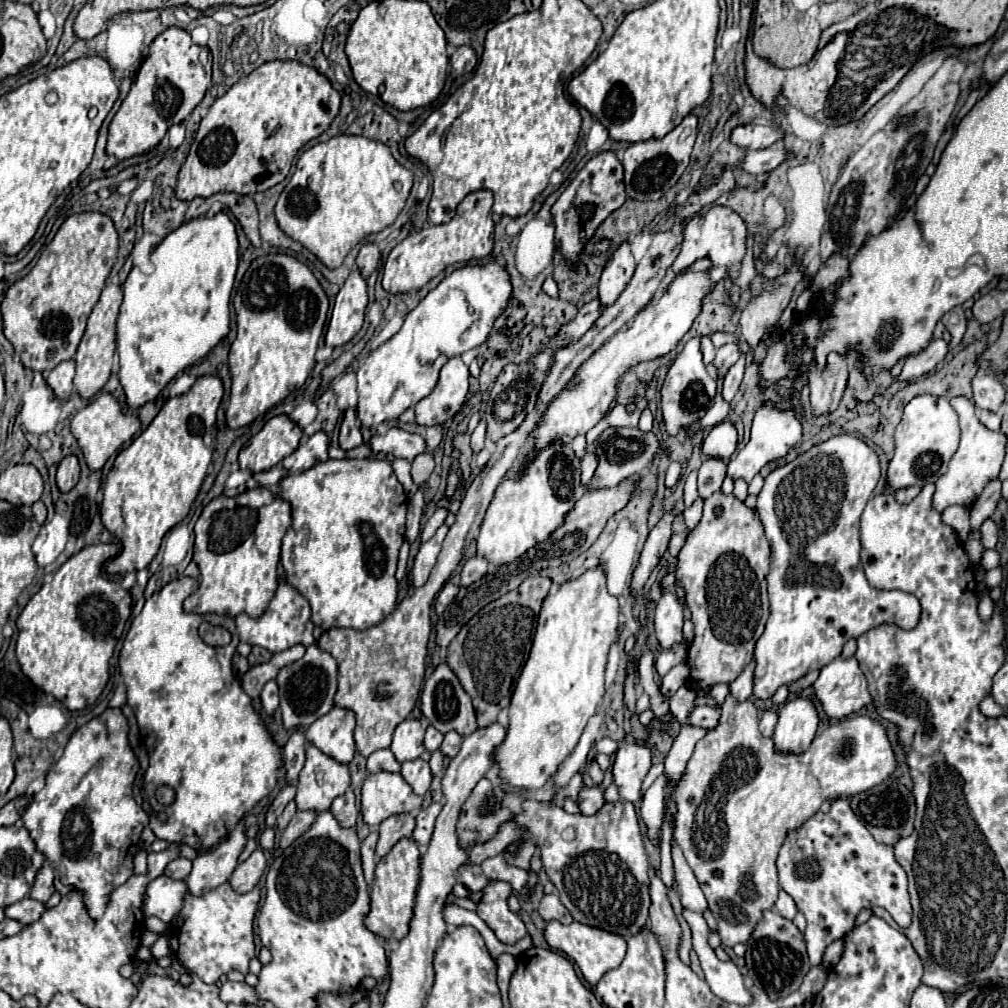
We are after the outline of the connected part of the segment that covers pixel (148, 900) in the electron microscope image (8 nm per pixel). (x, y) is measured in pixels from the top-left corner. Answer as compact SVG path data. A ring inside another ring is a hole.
M161 875L147 885L145 899L143 899L143 911L145 915L155 915L169 923L179 915L185 893L187 893L185 881Z

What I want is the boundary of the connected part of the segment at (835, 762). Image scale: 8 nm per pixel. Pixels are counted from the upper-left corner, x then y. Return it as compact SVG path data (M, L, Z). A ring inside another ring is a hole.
M727 695L719 725L695 745L695 753L687 763L683 781L675 787L675 841L683 849L683 855L709 901L709 909L717 919L717 929L725 947L747 943L763 911L775 905L779 893L775 861L787 833L803 827L803 823L819 811L823 801L833 801L839 797L849 799L883 783L895 769L897 759L885 727L867 715L849 717L843 723L827 727L813 739L809 751L801 755L781 755L773 749L773 739L761 735L753 701L747 699L739 703L733 695Z

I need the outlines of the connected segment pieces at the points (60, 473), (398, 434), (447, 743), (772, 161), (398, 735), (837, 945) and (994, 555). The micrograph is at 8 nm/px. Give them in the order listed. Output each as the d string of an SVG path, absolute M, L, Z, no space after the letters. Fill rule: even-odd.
M75 455L65 457L57 467L57 487L61 493L67 493L79 481L79 461Z
M399 427L389 429L385 435L373 435L369 441L373 451L381 453L393 453L395 457L403 457L407 461L413 461L419 453L425 451L423 437L403 431Z
M449 731L449 733L445 735L443 743L441 743L441 753L443 753L445 757L455 757L457 751L459 751L459 747L461 747L461 735L455 733L455 731Z
M783 143L767 147L767 149L759 149L759 151L747 151L741 163L741 169L755 175L765 175L777 169L787 157L789 157L789 149Z
M405 719L393 735L391 751L395 753L395 759L399 763L417 759L425 747L423 747L423 735L425 735L425 723L419 719Z
M839 939L839 941L831 943L831 945L825 949L825 955L823 955L823 965L825 965L825 967L833 967L835 963L839 963L841 953L843 953L843 941Z
M987 549L983 553L983 559L981 559L981 565L989 571L989 569L995 569L999 565L999 551L997 549Z

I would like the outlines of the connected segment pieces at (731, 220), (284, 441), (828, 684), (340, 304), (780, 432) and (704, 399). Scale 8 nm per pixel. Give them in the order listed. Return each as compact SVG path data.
M711 207L705 215L695 215L687 225L685 225L685 239L681 253L677 255L673 263L673 271L681 273L685 271L691 263L695 263L701 257L711 257L713 267L717 265L727 265L729 267L729 277L737 277L741 269L741 261L747 253L747 227L745 221L729 207Z
M277 415L269 419L263 429L249 441L249 445L241 449L241 469L249 469L251 473L269 471L283 457L291 455L299 447L301 435L301 427L293 423L287 415Z
M835 657L829 665L821 669L817 681L813 683L815 697L821 701L823 711L831 719L843 719L871 703L871 695L865 683L861 687L859 697L849 697L849 699L843 697L843 687L847 687L855 675L861 675L861 669L855 657L849 657L849 659Z
M355 267L345 281L345 285L339 289L331 321L325 333L325 343L329 347L339 347L351 341L365 321L365 309L367 309L367 281L361 277L361 271Z
M765 401L755 417L753 417L753 425L751 425L751 439L749 443L729 459L729 477L733 479L745 479L747 483L769 463L769 461L775 461L775 459L781 459L789 453L789 449L793 449L803 437L803 425L801 425L801 417L797 413L795 407L779 407L777 403L773 401Z
M693 337L691 341L687 341L685 349L677 355L673 365L669 367L669 373L661 389L661 409L667 433L677 435L689 423L699 421L707 413L707 409L715 403L715 393L717 393L717 383L709 377L705 369L701 355L701 337Z

